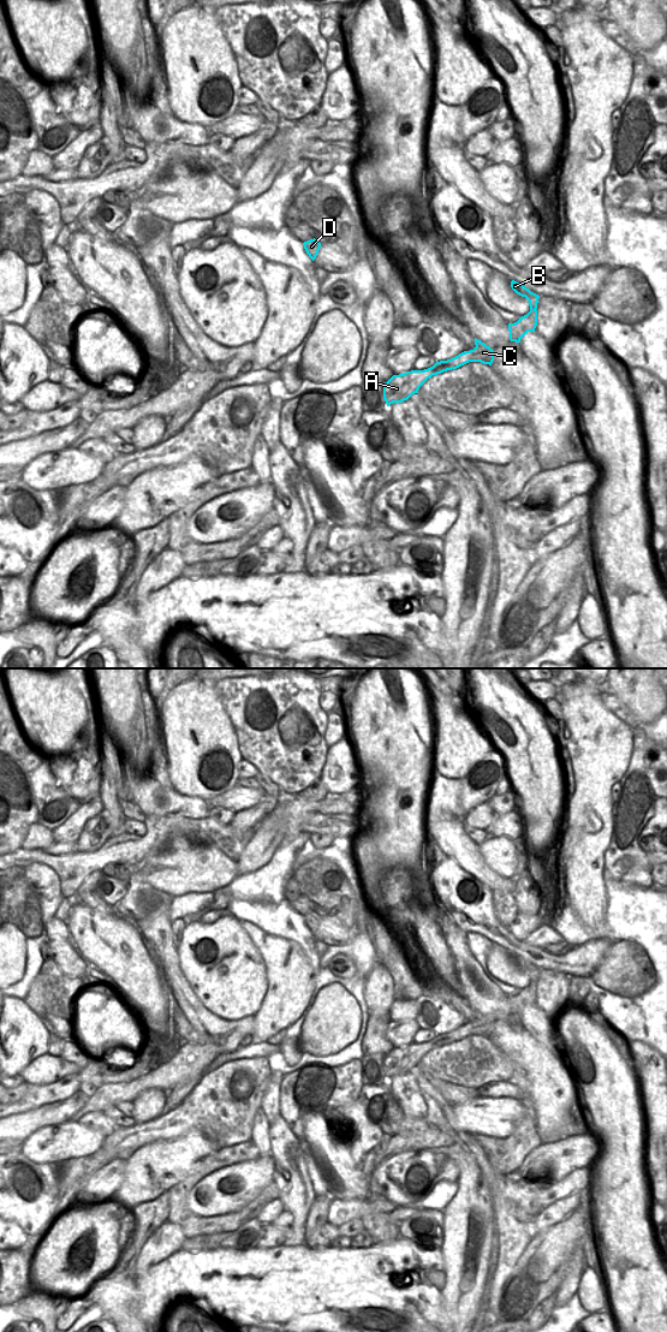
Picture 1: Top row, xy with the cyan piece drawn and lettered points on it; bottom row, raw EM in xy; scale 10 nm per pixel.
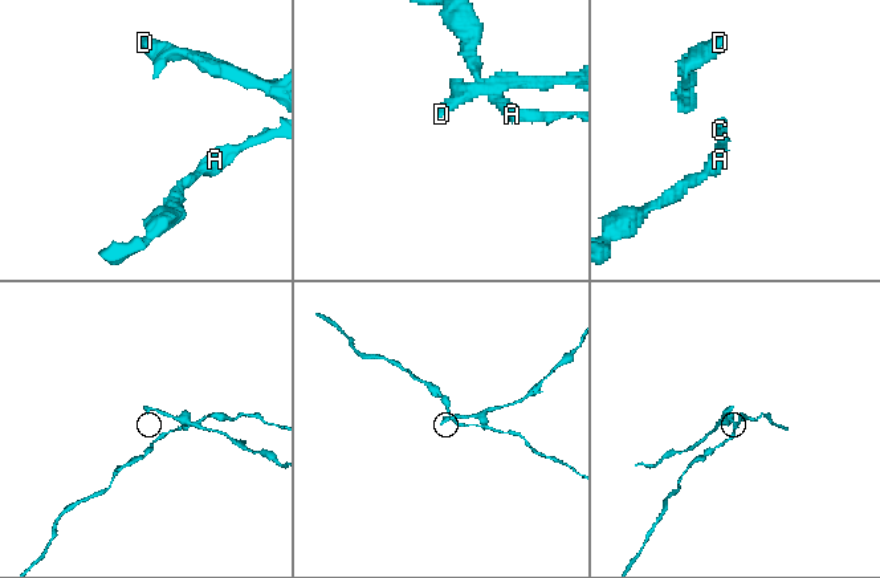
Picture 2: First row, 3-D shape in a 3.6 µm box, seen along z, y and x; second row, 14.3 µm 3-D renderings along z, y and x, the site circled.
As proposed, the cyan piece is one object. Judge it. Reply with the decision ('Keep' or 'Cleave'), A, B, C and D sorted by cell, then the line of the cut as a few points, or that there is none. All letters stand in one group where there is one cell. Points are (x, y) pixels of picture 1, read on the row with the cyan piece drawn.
Cleave. Groups: A C / B D. Split along xy (535, 309), (529, 313)

